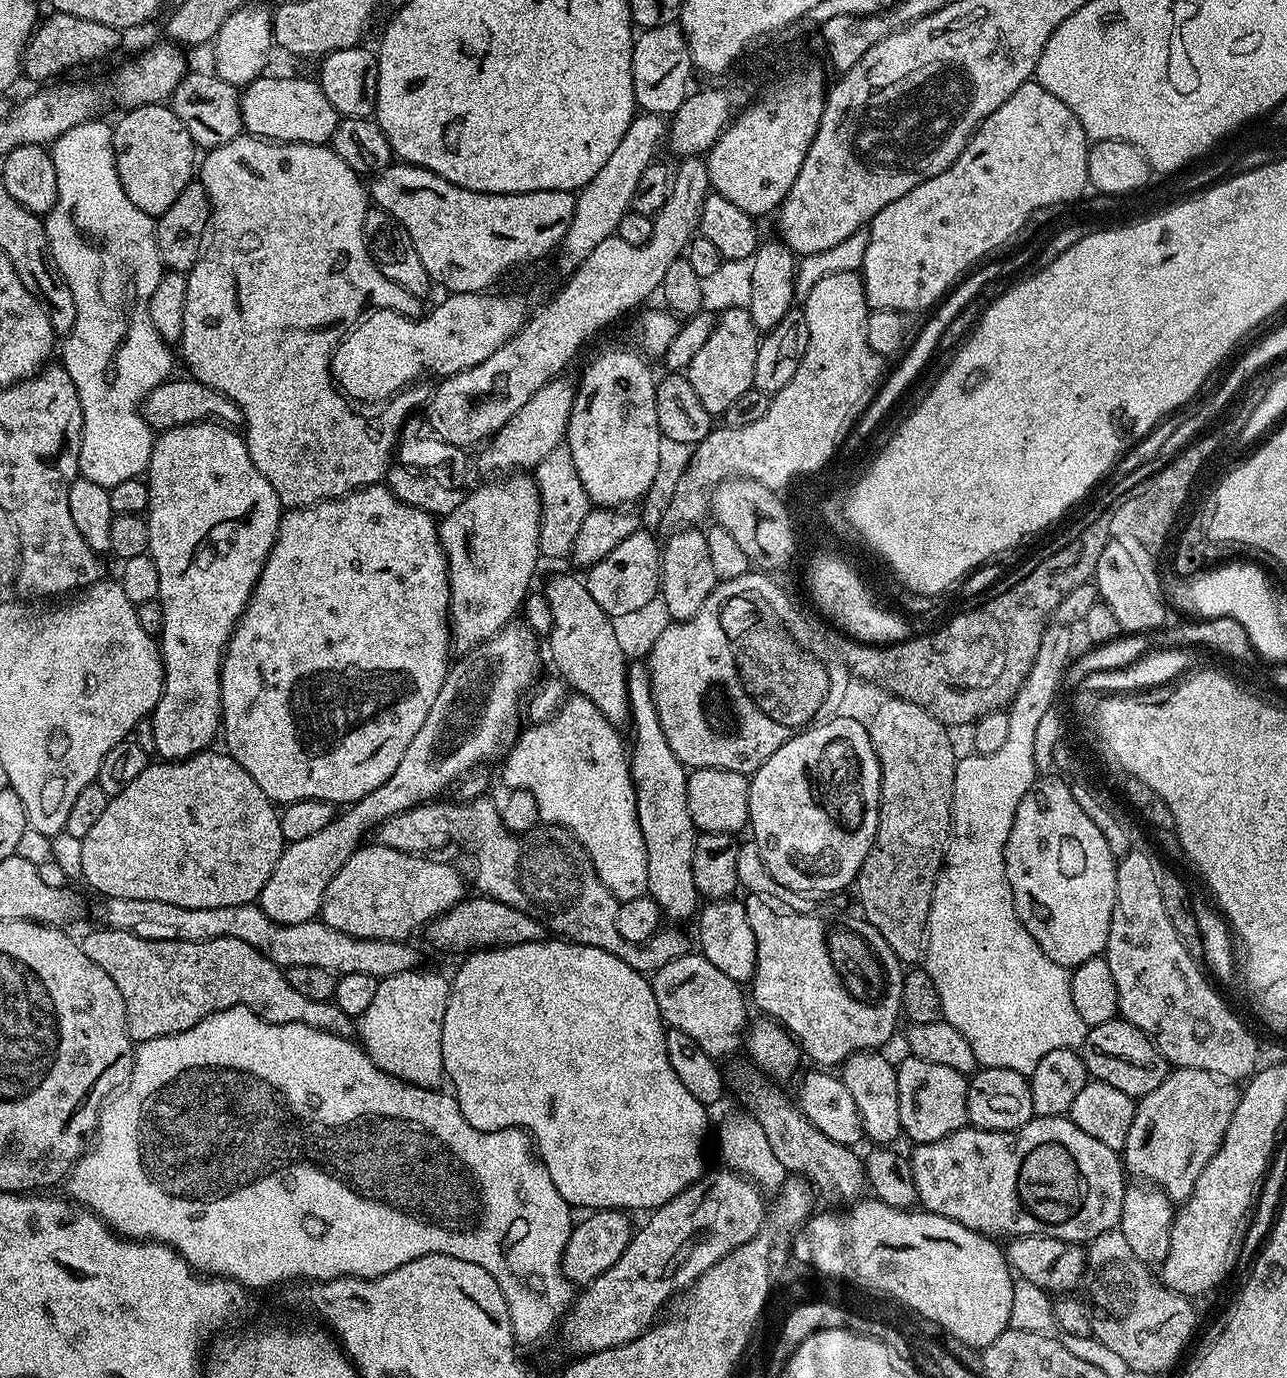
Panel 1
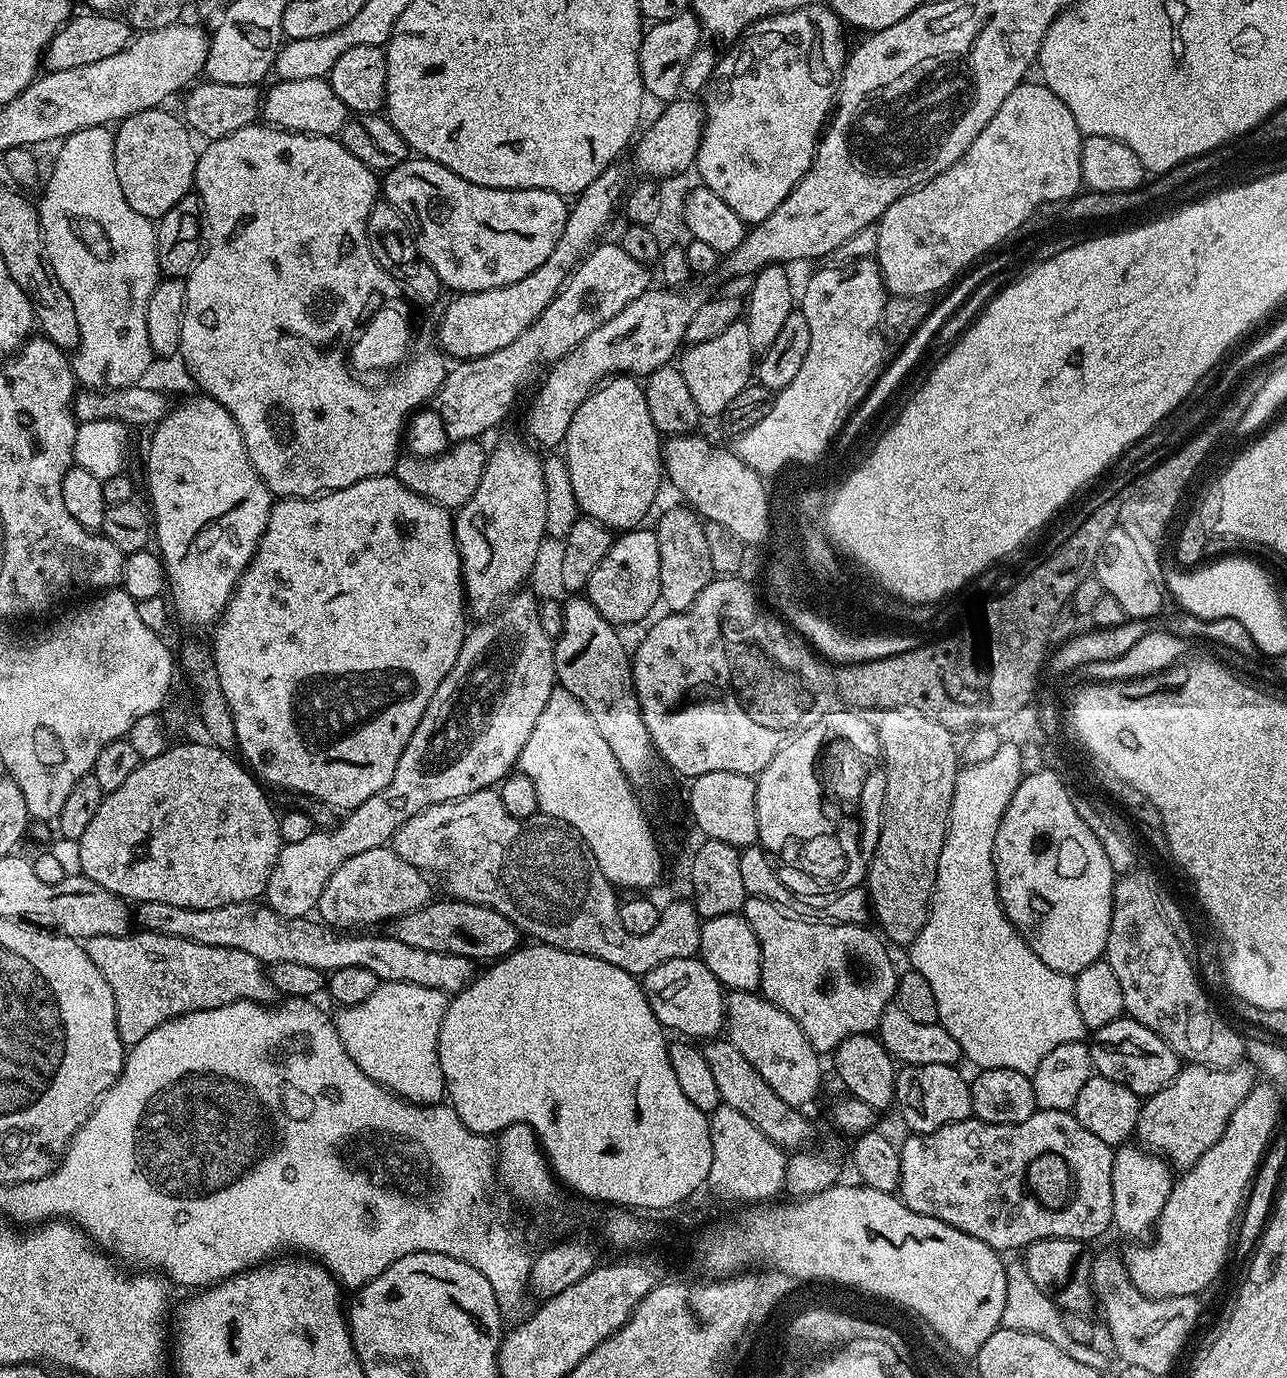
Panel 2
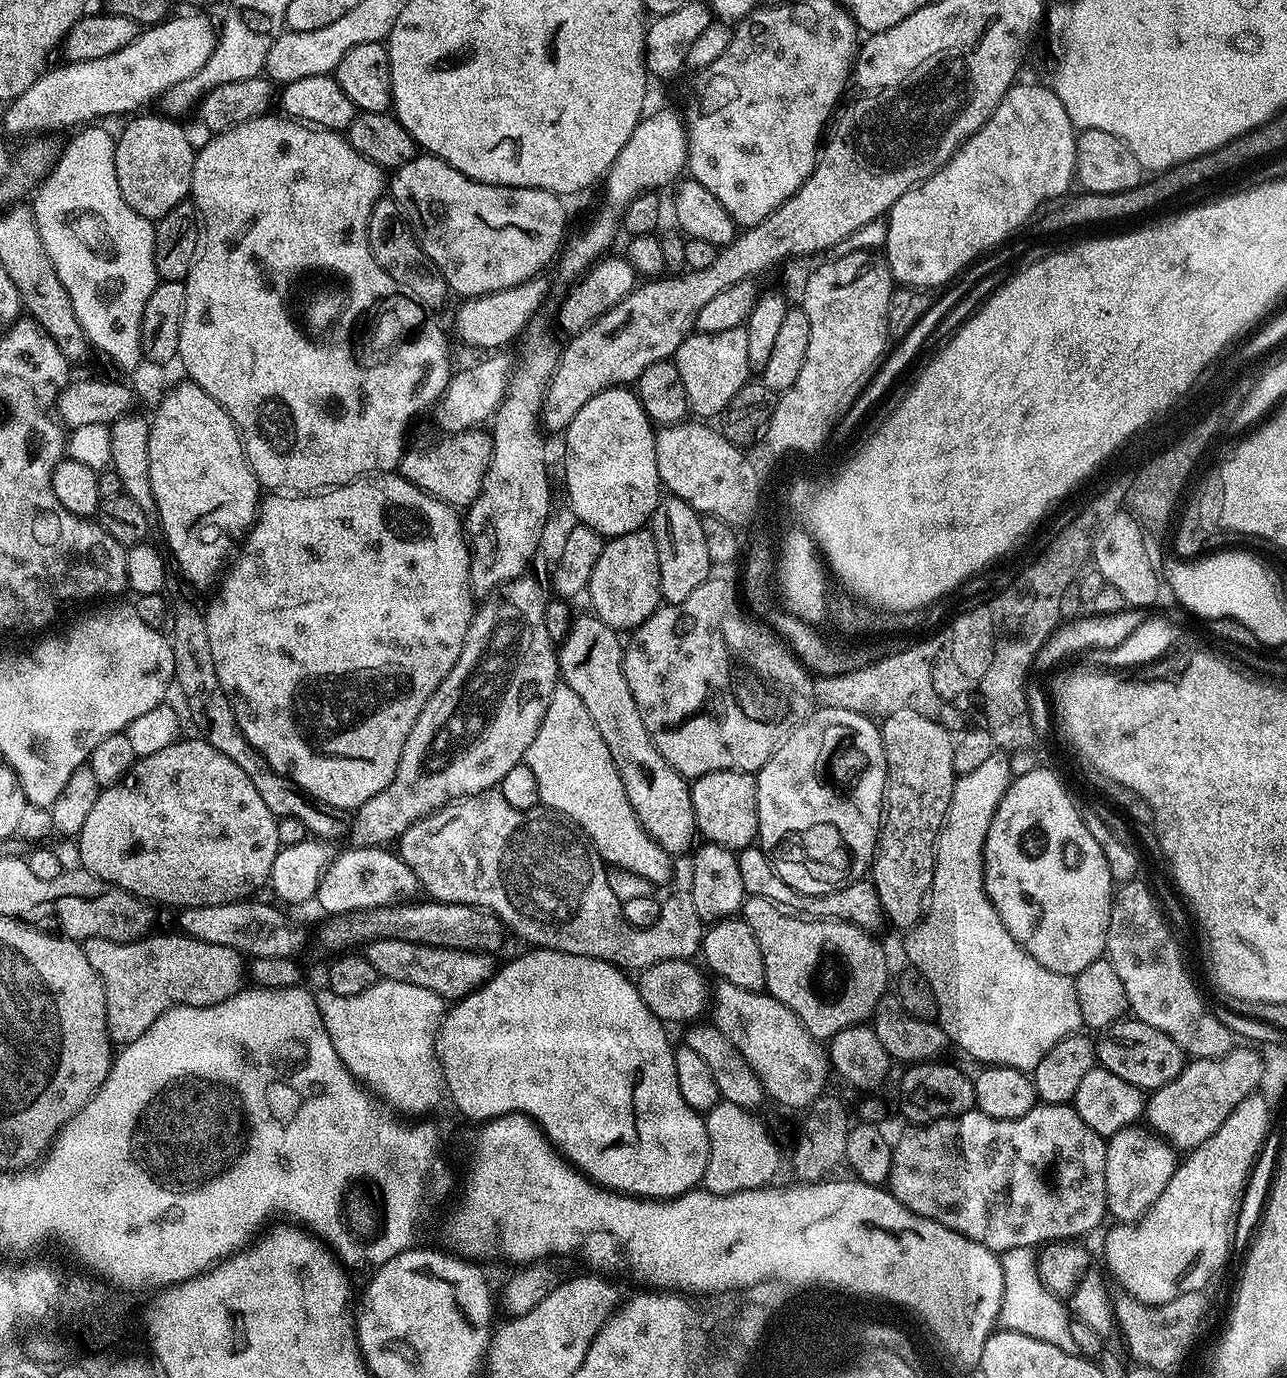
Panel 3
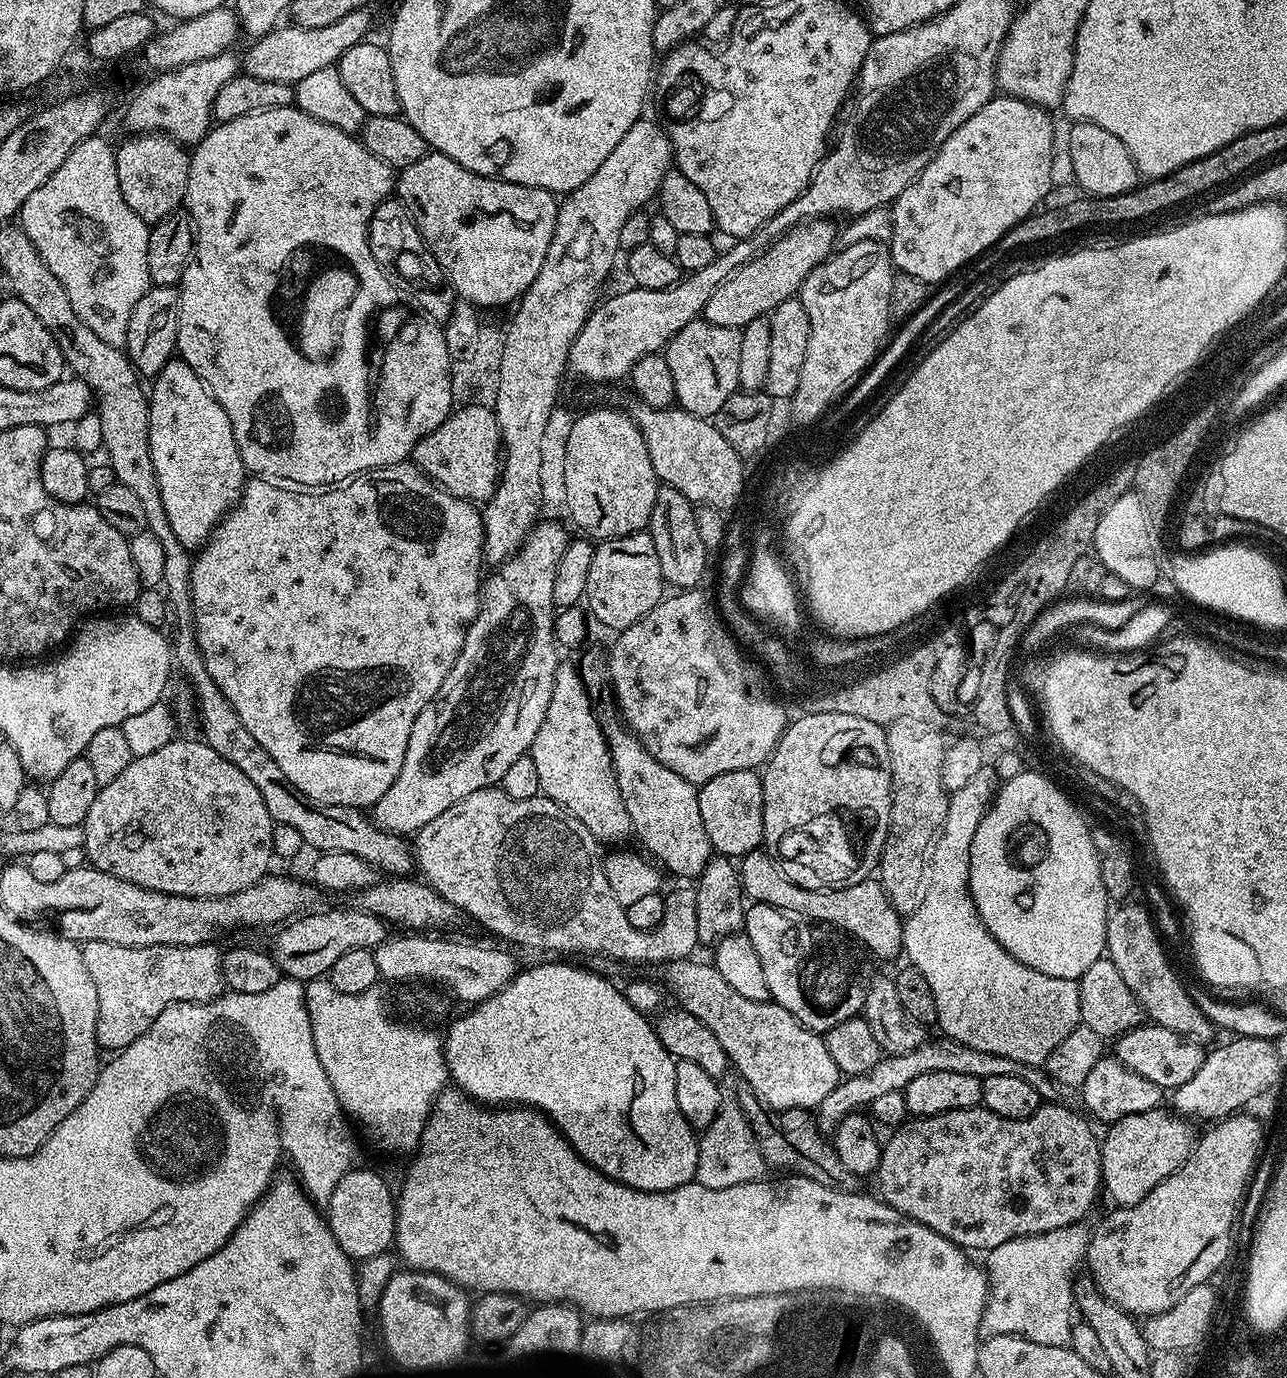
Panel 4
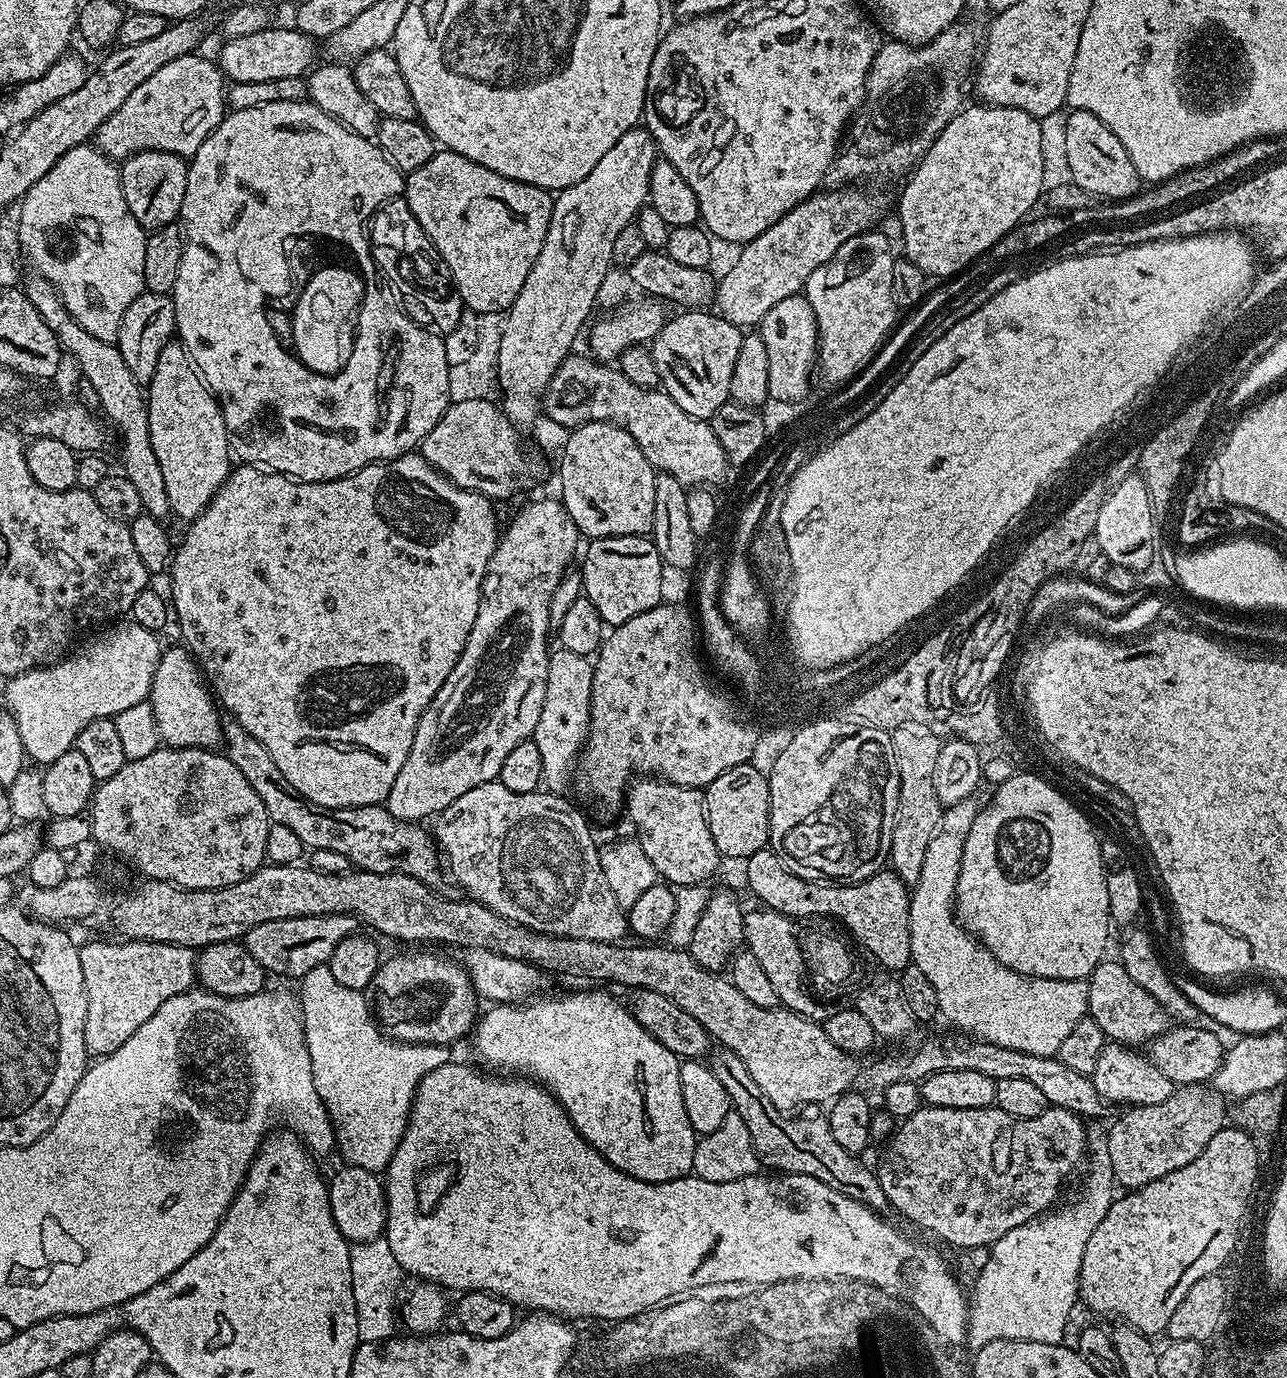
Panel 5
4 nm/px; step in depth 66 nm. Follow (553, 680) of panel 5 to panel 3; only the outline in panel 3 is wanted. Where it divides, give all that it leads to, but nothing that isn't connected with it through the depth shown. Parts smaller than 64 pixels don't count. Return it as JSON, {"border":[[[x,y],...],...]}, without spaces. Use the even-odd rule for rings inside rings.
{"border":[[[557,683],[554,694],[550,694],[550,706],[546,706],[542,726],[534,742],[530,742],[523,763],[528,764],[530,770],[534,770],[534,778],[538,781],[540,804],[546,808],[553,808],[561,816],[573,820],[580,831],[592,841],[605,865],[628,868],[649,880],[654,886],[671,882],[673,857],[669,856],[666,850],[662,850],[662,846],[658,846],[658,842],[654,842],[647,830],[638,822],[630,806],[630,798],[626,798],[626,790],[614,766],[614,758],[610,758],[610,750],[606,750],[606,742],[602,742],[602,734],[598,734],[598,726],[594,726],[594,718],[590,718],[582,698],[578,698],[578,694],[574,694],[574,690],[568,684]]]}

